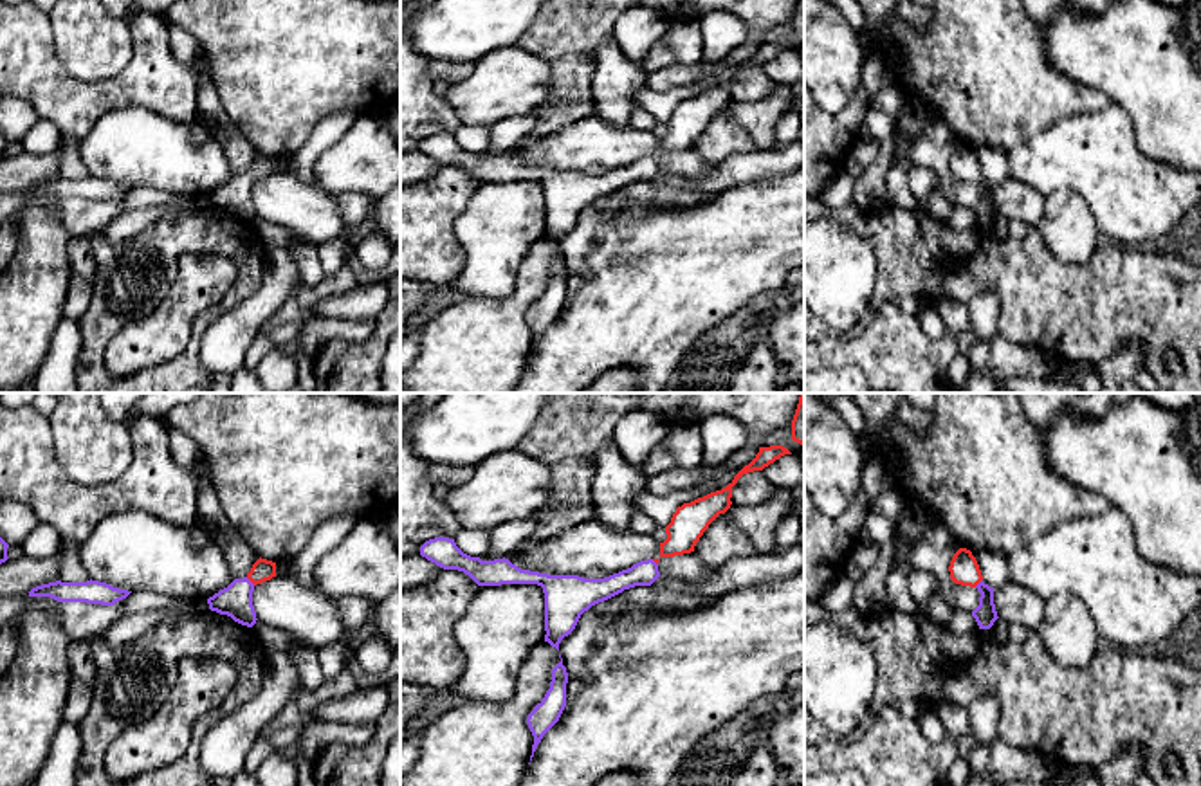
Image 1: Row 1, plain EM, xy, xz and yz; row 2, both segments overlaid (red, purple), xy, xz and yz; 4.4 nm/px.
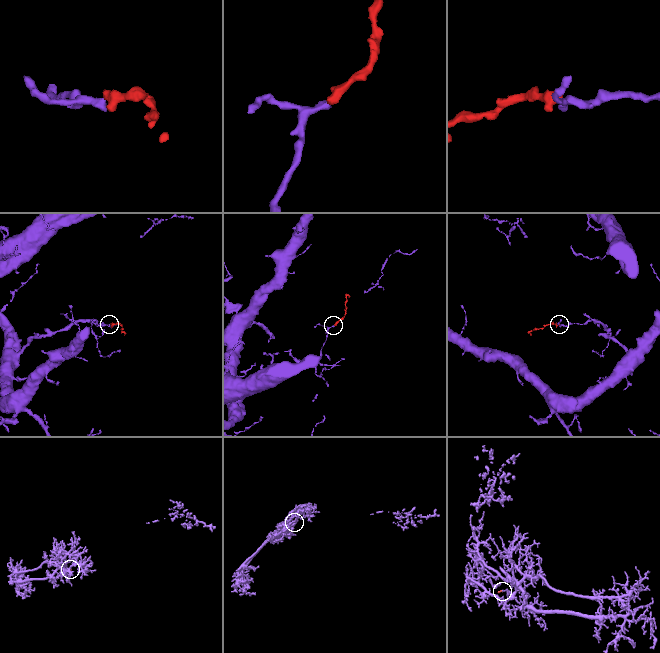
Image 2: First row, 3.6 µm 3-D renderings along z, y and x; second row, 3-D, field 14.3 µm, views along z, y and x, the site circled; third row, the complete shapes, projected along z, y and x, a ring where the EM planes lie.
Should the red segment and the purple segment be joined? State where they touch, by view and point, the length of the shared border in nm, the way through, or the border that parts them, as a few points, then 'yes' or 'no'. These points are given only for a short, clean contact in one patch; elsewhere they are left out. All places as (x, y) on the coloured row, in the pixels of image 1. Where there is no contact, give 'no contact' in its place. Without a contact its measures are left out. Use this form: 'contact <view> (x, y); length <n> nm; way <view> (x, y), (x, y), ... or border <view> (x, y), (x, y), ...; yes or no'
contact xy (251, 581); length 60 nm; way xy (262, 570), (251, 581), (235, 601); yes

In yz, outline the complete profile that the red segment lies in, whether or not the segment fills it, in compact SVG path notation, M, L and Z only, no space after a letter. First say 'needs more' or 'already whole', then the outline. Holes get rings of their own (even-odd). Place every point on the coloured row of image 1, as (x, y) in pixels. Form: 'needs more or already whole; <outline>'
needs more; M959 548L949 566L950 579L956 584L976 588L979 597L979 606L972 611L979 629L990 629L999 618L994 604L994 588L983 582L979 564L970 550Z

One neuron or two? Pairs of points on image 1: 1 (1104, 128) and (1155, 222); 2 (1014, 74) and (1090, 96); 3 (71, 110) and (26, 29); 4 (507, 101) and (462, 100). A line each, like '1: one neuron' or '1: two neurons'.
1: one neuron
2: one neuron
3: one neuron
4: one neuron

